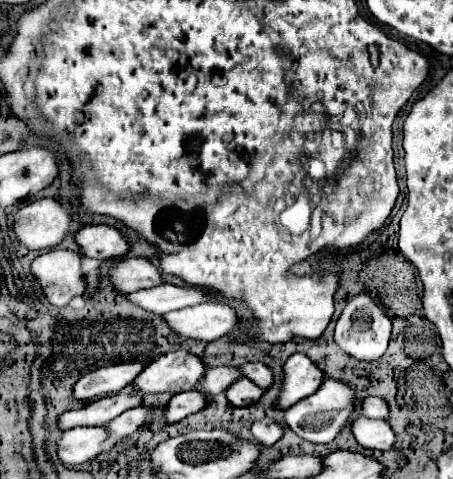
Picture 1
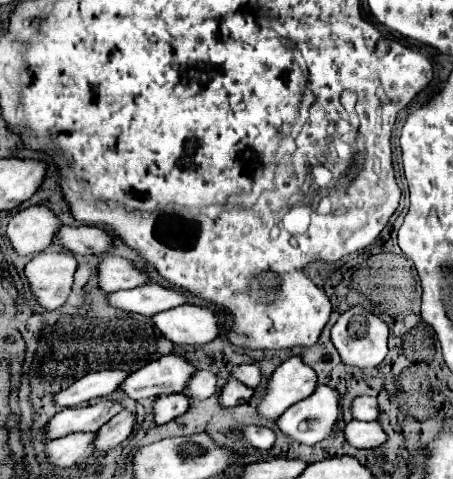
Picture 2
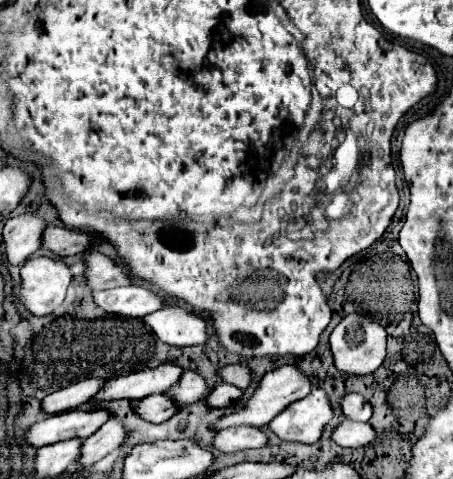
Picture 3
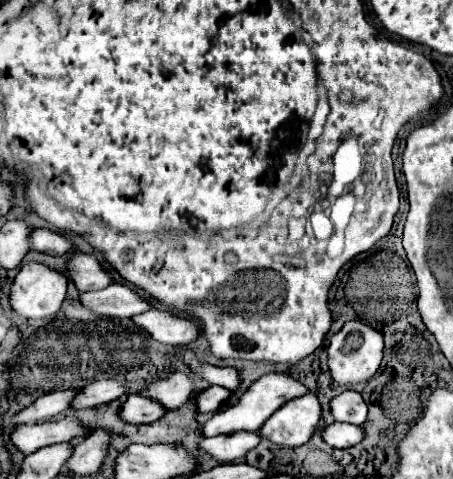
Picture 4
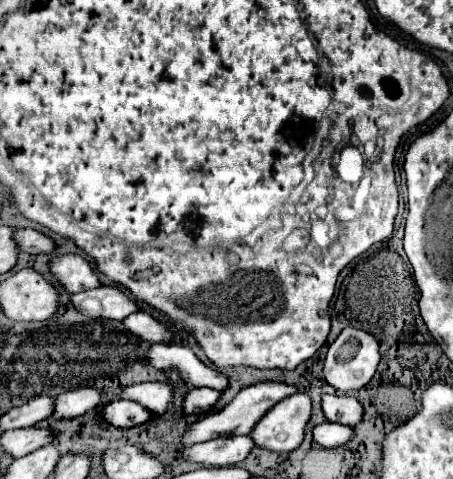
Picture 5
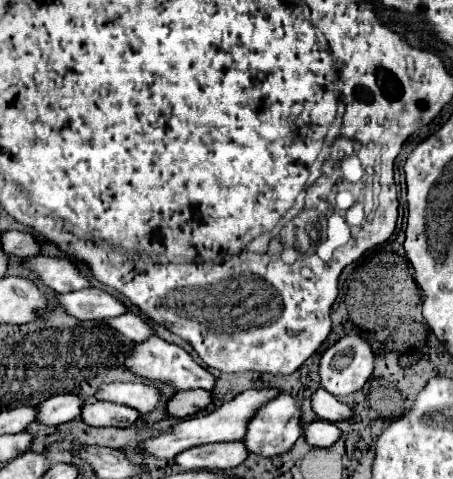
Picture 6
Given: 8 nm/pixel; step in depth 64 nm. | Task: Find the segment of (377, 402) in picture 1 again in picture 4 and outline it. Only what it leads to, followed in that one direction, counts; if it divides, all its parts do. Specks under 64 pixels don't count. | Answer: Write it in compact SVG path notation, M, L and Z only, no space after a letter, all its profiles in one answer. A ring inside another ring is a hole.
M342 392L330 402L332 414L338 422L350 422L350 424L364 424L368 418L368 406L364 398L358 392Z

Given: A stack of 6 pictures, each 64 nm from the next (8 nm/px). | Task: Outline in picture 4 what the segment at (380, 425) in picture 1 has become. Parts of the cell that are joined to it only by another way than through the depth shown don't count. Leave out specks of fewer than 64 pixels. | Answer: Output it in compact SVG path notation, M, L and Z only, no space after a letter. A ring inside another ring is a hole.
M334 422L324 428L322 436L334 448L350 448L352 444L360 444L360 440L364 440L364 428L356 424Z

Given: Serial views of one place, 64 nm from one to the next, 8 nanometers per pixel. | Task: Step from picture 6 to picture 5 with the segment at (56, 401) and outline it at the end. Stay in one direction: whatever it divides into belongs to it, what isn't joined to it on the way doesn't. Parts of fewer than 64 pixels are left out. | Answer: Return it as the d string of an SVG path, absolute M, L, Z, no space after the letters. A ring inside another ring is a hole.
M78 388L58 396L54 418L76 418L94 410L104 396L104 388Z

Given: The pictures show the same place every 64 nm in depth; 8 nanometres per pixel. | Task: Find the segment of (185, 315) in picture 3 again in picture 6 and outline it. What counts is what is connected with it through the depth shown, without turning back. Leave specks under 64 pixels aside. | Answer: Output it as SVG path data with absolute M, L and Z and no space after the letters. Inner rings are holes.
M122 314L118 318L110 318L110 320L104 320L108 326L112 326L114 330L118 330L120 334L124 334L126 338L134 340L134 342L140 342L140 340L146 340L150 336L156 336L154 328L150 326L150 322L138 314Z

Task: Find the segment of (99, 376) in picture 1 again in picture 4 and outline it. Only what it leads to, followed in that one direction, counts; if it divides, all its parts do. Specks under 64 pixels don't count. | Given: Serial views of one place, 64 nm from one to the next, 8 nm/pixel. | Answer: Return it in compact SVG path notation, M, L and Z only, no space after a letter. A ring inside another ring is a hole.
M80 388L64 390L64 392L50 392L50 394L40 396L32 406L28 406L26 410L22 410L14 418L14 424L34 424L34 422L50 420L50 418L54 418L60 412L66 412L72 406L72 396L78 390Z

